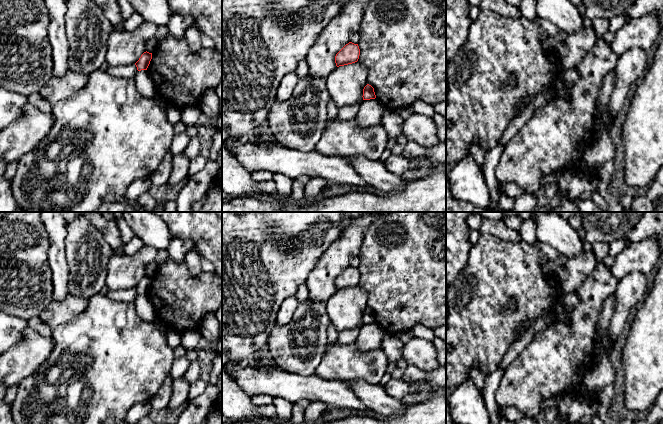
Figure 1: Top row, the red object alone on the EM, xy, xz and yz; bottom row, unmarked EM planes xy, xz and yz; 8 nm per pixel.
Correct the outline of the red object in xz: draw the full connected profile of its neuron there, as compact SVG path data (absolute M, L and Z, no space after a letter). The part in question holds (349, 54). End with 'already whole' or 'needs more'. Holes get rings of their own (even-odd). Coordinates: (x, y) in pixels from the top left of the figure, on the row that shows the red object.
M349 42L335 56L336 66L344 66L358 61L360 49L358 44Z; already whole

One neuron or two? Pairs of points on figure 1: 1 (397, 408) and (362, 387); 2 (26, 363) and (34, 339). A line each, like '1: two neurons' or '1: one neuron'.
1: one neuron
2: one neuron

